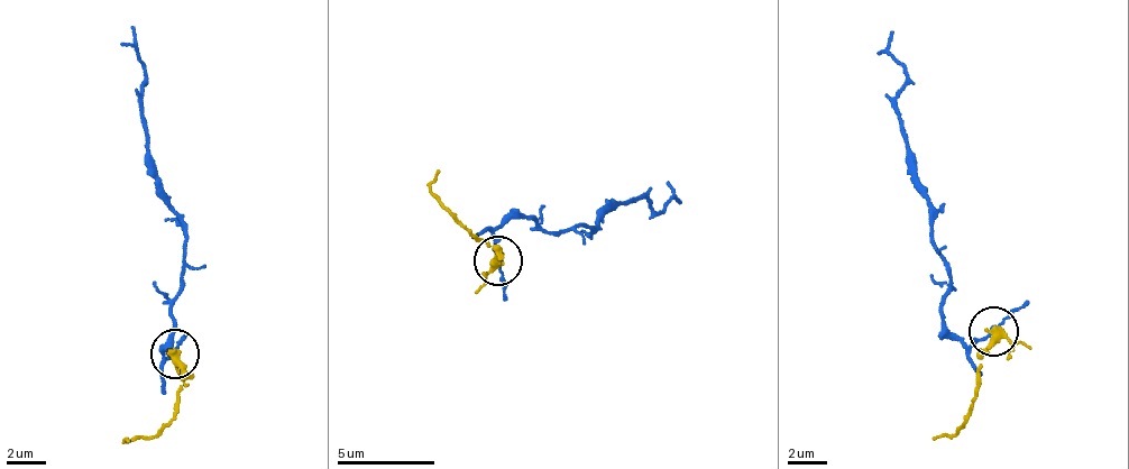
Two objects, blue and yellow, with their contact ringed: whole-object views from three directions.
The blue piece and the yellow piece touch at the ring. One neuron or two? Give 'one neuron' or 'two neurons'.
two neurons

